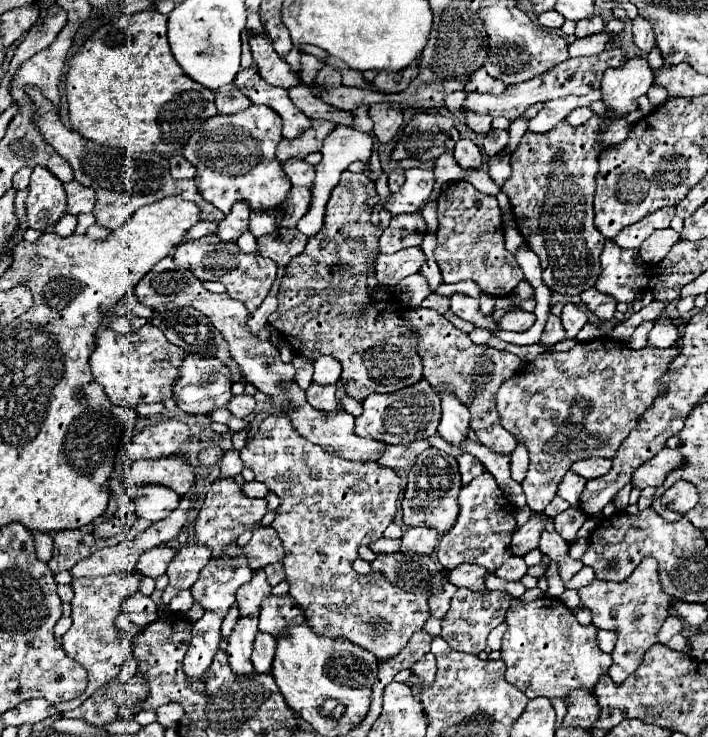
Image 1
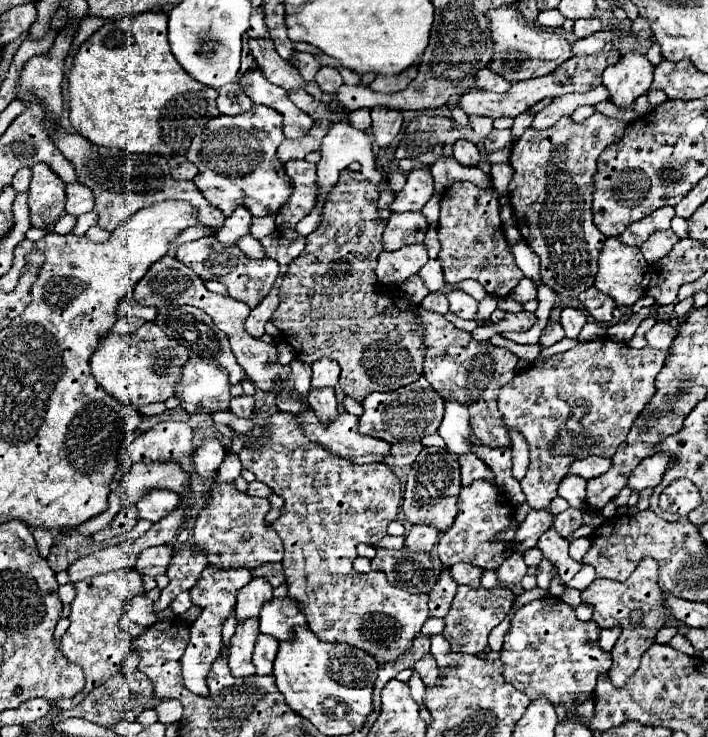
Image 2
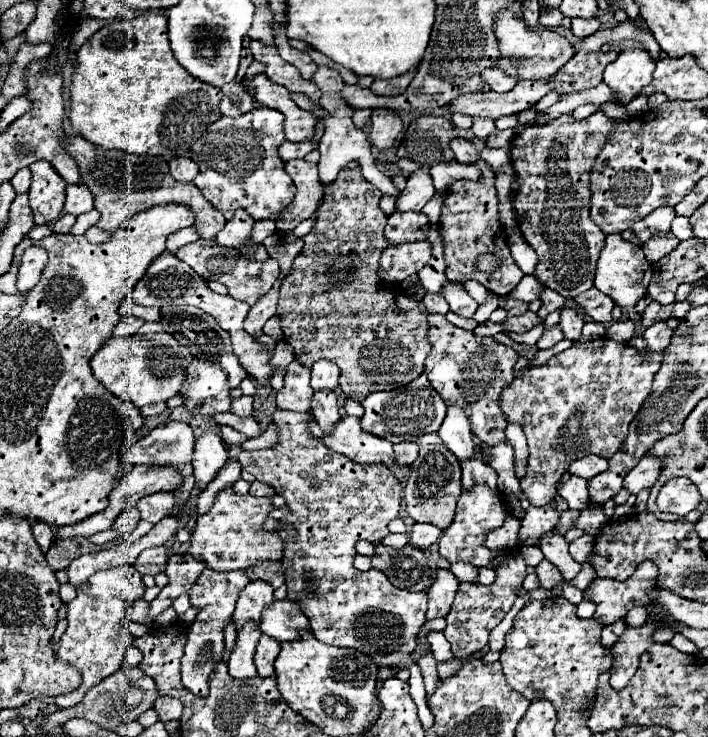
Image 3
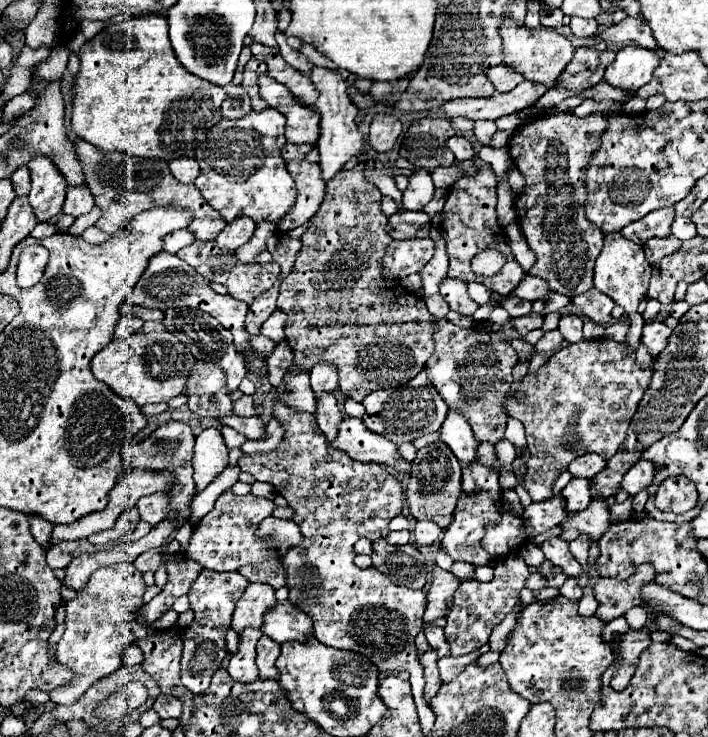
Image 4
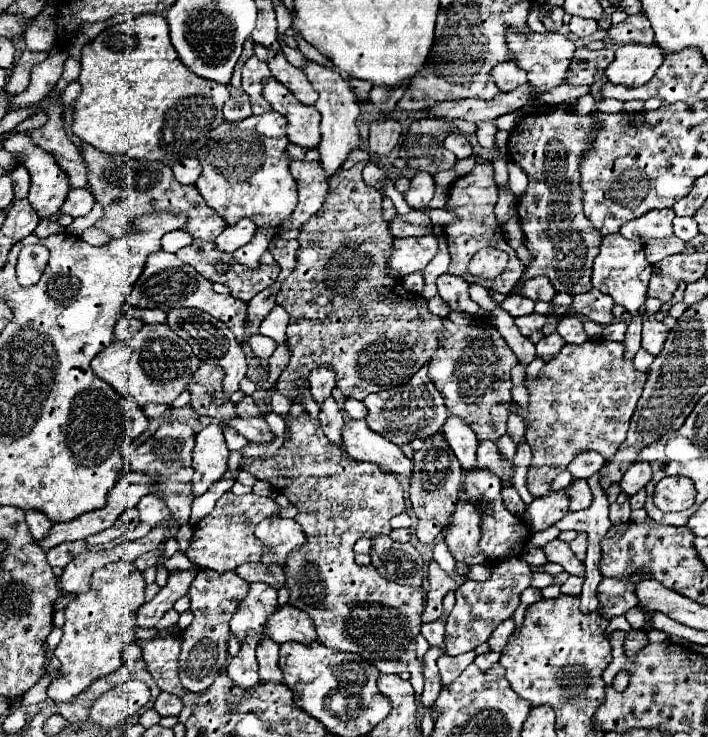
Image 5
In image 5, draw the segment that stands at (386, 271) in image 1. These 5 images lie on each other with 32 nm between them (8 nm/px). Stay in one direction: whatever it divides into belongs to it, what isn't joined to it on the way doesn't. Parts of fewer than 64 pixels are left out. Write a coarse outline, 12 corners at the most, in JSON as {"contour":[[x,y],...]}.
{"contour":[[434,236],[394,240],[388,276],[424,270],[434,258]]}

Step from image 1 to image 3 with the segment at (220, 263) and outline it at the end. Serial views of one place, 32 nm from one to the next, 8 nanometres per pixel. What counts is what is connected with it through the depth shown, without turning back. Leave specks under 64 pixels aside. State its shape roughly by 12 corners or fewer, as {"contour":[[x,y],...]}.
{"contour":[[196,240],[176,256],[250,306],[278,278],[278,262]]}

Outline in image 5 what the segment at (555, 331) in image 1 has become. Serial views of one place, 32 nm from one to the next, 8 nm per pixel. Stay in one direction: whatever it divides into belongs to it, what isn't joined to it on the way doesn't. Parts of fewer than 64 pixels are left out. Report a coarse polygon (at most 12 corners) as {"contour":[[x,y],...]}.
{"contour":[[558,332],[536,344],[536,354],[548,362],[566,342]]}

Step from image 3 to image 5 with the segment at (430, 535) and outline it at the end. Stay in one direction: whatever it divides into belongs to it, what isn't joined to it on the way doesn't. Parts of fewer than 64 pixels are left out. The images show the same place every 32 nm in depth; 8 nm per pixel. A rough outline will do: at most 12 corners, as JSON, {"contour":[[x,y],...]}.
{"contour":[[420,520],[414,530],[422,544],[434,542],[442,528],[434,520]]}

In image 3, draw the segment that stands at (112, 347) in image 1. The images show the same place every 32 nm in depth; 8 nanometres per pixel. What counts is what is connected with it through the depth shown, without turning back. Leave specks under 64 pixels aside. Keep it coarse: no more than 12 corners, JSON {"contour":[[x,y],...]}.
{"contour":[[110,336],[94,378],[142,408],[176,396],[192,354],[174,336]]}

